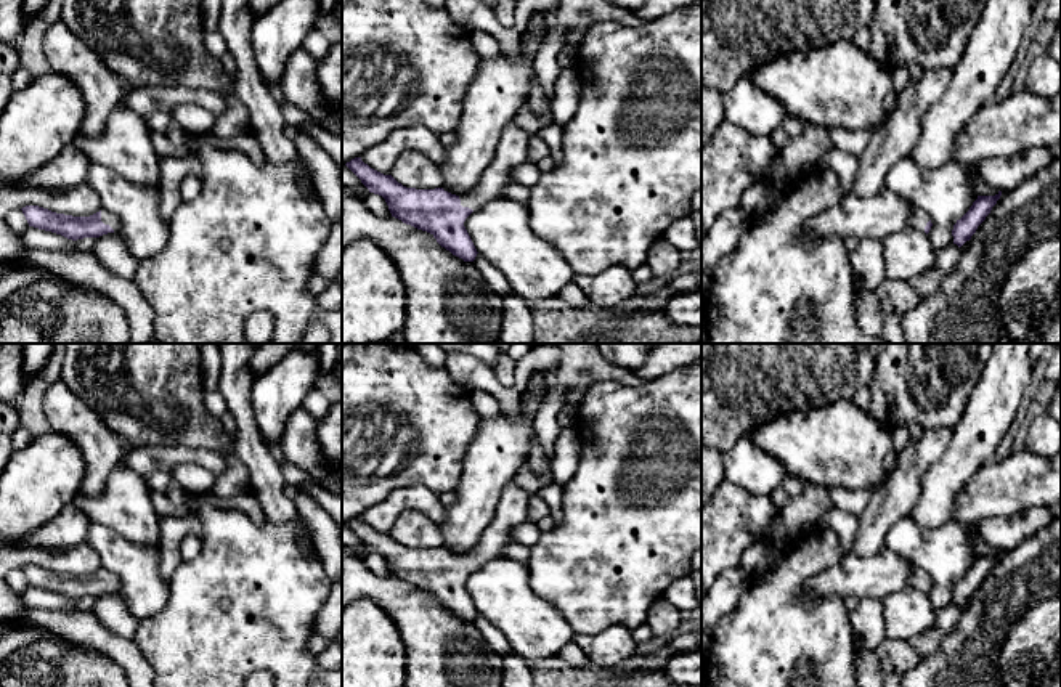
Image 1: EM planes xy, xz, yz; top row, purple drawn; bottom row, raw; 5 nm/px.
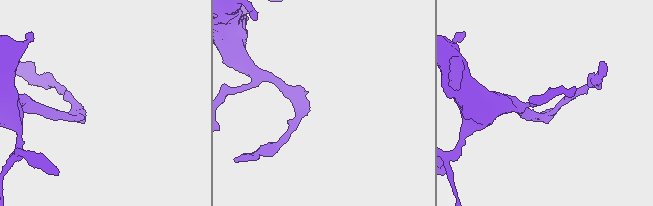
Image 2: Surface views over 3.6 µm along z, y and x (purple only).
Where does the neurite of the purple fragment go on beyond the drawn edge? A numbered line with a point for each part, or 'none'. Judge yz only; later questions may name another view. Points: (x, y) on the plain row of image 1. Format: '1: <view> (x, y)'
1: yz (917, 578)

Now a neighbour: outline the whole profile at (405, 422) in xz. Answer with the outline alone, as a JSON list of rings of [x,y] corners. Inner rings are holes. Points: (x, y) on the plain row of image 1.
[[[342,344],[342,523],[406,486],[454,491],[480,421],[472,390],[454,382],[445,368],[430,366],[413,344]]]

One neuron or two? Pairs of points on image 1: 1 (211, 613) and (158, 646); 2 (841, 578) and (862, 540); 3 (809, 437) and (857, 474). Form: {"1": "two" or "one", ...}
{"1": "one", "2": "two", "3": "one"}

